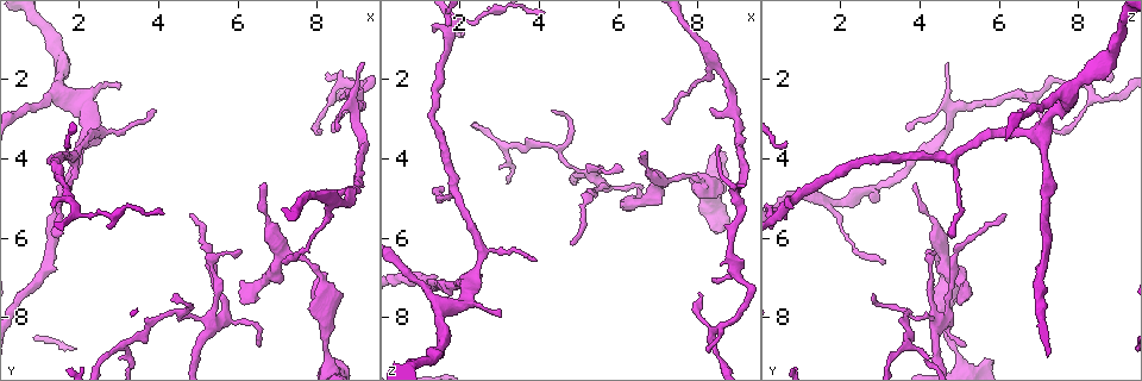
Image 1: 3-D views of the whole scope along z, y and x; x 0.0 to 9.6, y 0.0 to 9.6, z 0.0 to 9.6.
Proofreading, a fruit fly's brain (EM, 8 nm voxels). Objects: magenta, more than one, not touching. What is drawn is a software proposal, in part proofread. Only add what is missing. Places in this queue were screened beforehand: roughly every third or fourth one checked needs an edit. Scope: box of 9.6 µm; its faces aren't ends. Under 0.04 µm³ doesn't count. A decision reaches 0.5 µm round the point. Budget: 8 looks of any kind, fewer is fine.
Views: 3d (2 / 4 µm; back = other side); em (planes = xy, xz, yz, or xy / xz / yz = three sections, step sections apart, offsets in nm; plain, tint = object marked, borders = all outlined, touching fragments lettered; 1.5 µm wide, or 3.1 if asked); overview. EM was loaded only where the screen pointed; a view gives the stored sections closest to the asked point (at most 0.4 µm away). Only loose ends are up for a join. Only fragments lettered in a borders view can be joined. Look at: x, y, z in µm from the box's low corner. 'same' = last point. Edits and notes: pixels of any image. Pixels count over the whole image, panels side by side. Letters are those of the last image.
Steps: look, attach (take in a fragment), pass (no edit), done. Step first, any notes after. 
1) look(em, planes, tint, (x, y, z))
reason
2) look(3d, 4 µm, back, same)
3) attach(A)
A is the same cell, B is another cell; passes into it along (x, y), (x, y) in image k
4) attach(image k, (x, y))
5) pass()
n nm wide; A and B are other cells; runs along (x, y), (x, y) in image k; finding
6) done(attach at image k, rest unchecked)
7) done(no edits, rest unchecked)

look(em, yz, step 8, plain, (3.95, 2.80, 6.60))
free end

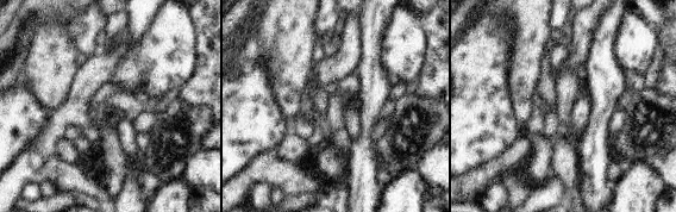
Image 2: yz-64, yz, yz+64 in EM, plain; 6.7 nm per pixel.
look(em, yz, step 8, borders, same)
see the neighbours

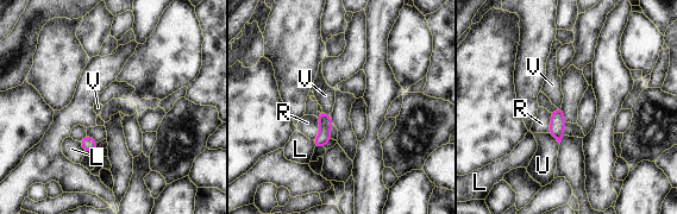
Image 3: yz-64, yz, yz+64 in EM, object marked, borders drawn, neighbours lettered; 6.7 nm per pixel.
pass()
L, R, U and V are other cells; border along (549, 133), (559, 144) in image 3; no lettered fragment goes on from it

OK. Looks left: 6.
look(em, yz, step 4, tint, (1.55, 5.90, 4.75))
thin end

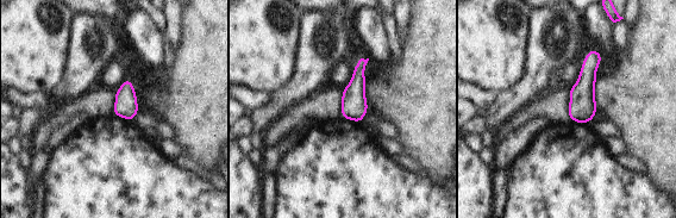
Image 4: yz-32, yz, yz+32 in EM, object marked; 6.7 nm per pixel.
look(em, planes, tint, same)
another direction

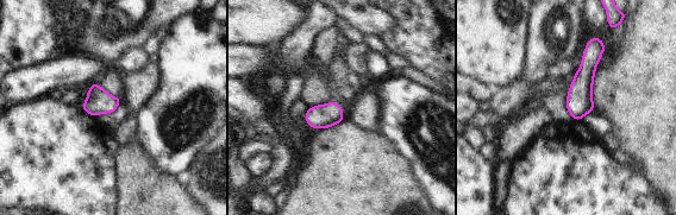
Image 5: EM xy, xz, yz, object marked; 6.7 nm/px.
look(em, planes, borders, same)

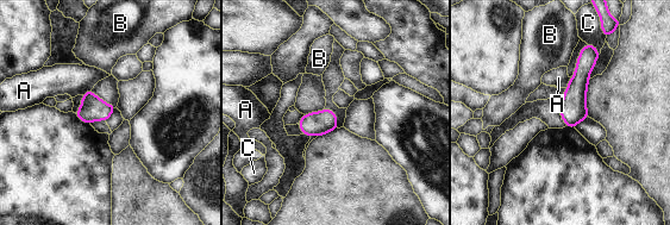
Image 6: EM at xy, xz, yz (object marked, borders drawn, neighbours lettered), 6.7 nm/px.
pass()
160 nm wide; A, B and C are other cells; border along (91, 88), (80, 94) in image 6; no lettered fragment goes on from it

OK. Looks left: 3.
look(em, planes, tint, (4.35, 7.40, 2.85))

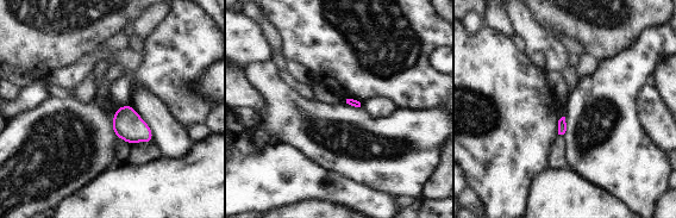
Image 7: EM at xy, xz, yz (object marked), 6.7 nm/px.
look(em, planes, borders, same)
what lies round it

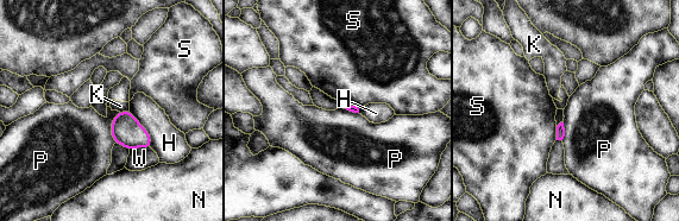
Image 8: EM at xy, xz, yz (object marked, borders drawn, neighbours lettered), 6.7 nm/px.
pass()
H, K, N, P, S and W are other cells; border along (119, 112), (112, 122), (114, 141) in image 8; none of them fits

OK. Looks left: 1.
done(no edits, rest unchecked)

